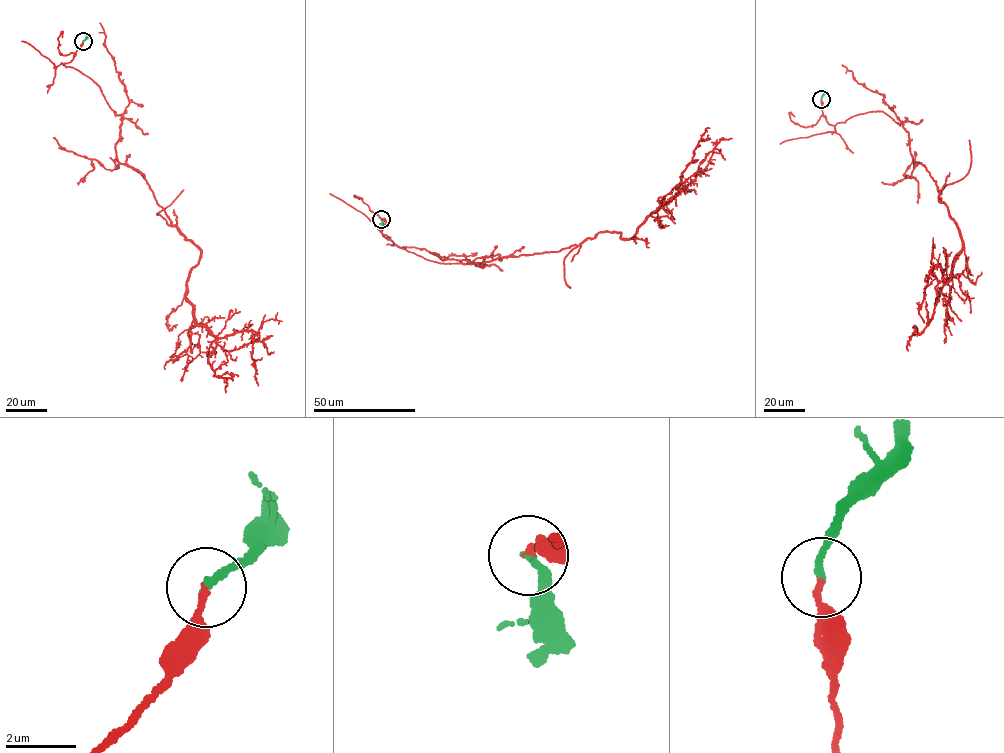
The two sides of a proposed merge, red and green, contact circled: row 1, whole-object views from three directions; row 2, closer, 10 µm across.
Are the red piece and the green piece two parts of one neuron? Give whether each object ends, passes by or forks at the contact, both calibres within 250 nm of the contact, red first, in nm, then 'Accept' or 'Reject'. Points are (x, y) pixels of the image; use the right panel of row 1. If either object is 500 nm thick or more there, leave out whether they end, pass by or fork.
At the ring red ends. At the ring green ends. Thickness 150 nm (red) against 170 nm. Accept

